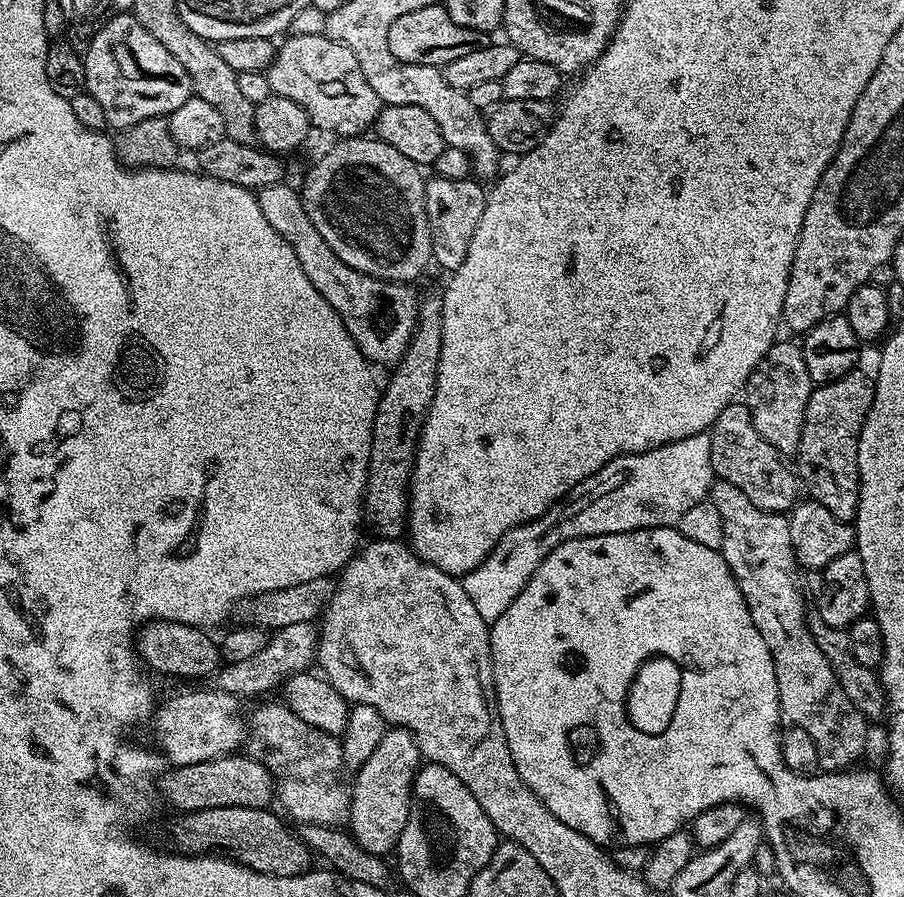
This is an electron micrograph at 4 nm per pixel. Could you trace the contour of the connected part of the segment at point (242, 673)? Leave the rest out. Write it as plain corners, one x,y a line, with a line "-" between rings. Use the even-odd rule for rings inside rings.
298,622
298,626
275,629
265,639
262,650
258,650
258,654
245,658
242,662
225,663
215,673
215,691
243,698
243,696
260,696
271,688
279,689
293,673
307,672
313,667
317,639
317,629
306,622

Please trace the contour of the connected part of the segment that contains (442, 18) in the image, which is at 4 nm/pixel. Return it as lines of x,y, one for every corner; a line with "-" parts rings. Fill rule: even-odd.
440,2
410,10
394,18
390,26
390,54
407,64
443,66
454,62
454,58
462,58
462,54
470,54
470,50
480,47
481,43
481,33
473,28
458,26
458,22
450,18
447,8

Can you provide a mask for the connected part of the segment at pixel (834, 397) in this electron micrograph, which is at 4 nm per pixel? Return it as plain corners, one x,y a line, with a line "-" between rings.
853,370
834,382
813,387
806,402
798,453
798,476
803,487
808,487
807,495
826,506
834,518
849,522
855,521
860,501
858,442
876,393
873,377
860,371

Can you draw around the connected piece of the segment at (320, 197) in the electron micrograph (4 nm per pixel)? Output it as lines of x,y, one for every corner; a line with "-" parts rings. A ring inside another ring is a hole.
361,134
351,138
337,139
335,141
337,144
309,170
304,185
299,185
298,188
300,200
304,203
304,215
310,222
314,222
314,230
318,230
318,234
322,234
322,238
326,238
326,242
330,242
330,250
334,250
334,254
338,254
338,258
342,258
342,262
346,262
346,266
354,266
354,270
358,270
362,274
376,276
380,280
416,282
416,279
427,270
428,264
433,263
432,227
426,214
426,198
424,197
426,176
420,173
423,172
421,165
410,162
410,158
406,158
406,154
398,154
398,150
394,150
394,146
390,146
379,138
367,140
368,138
367,135

